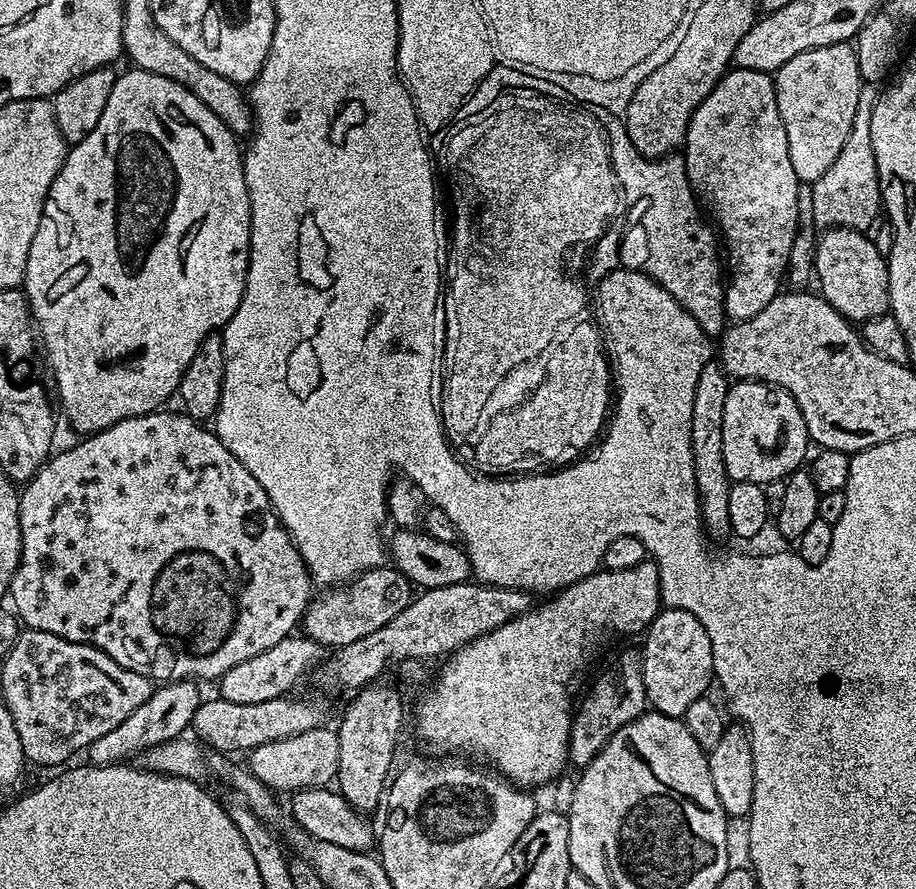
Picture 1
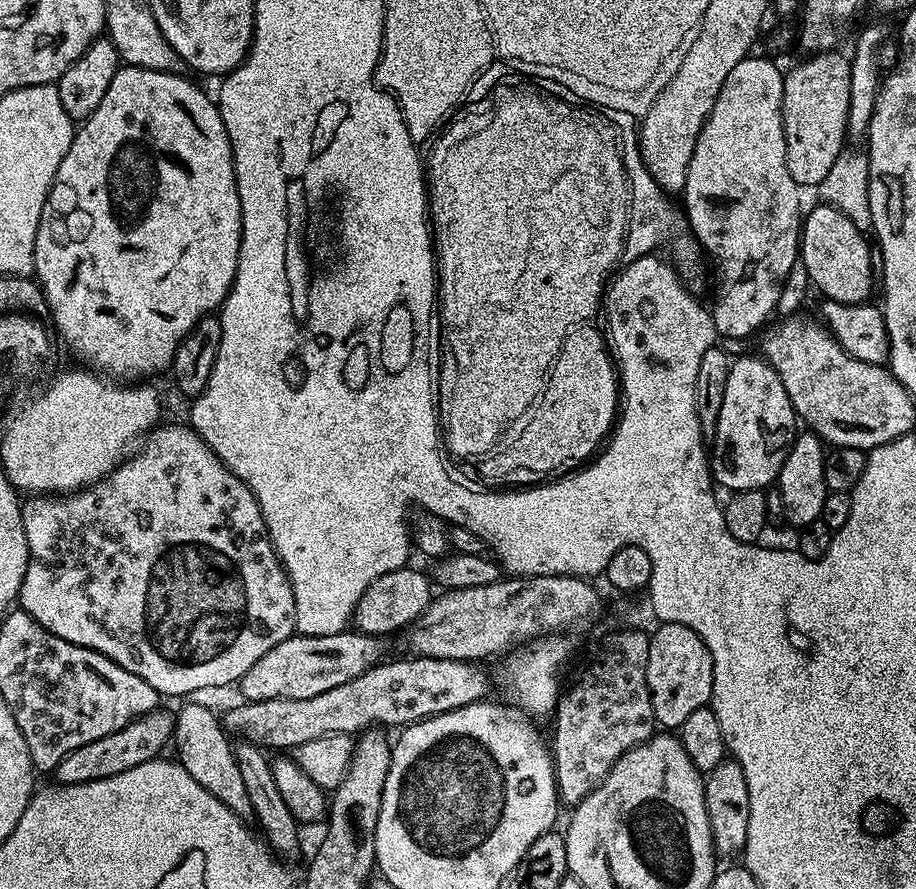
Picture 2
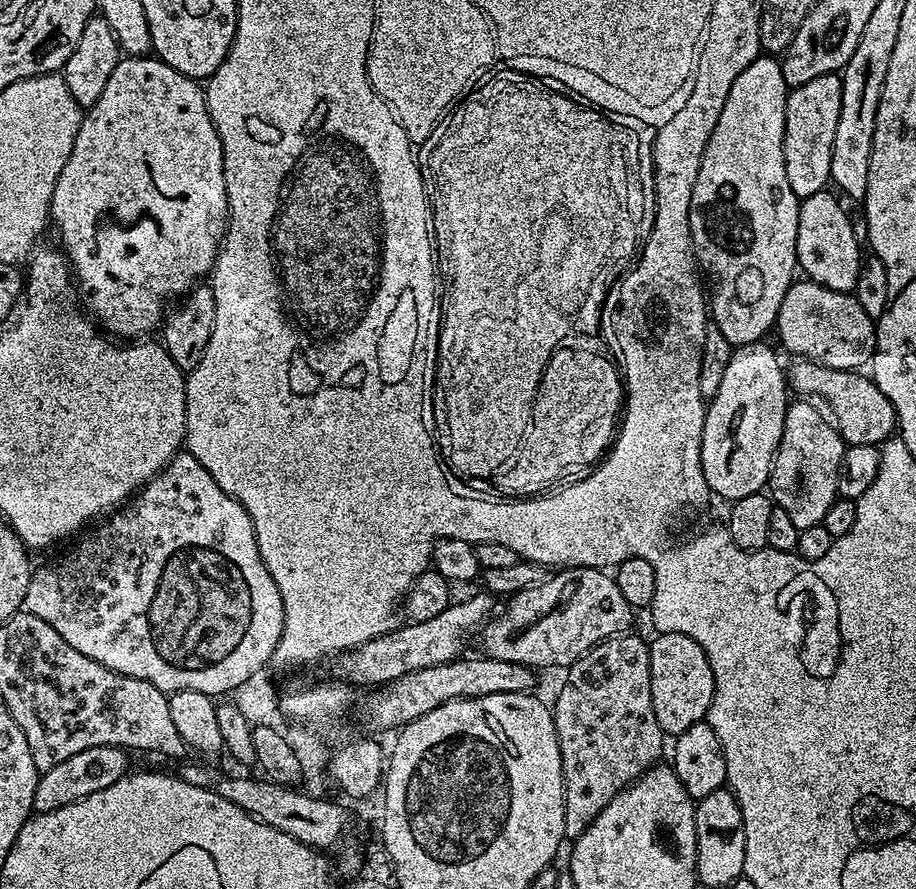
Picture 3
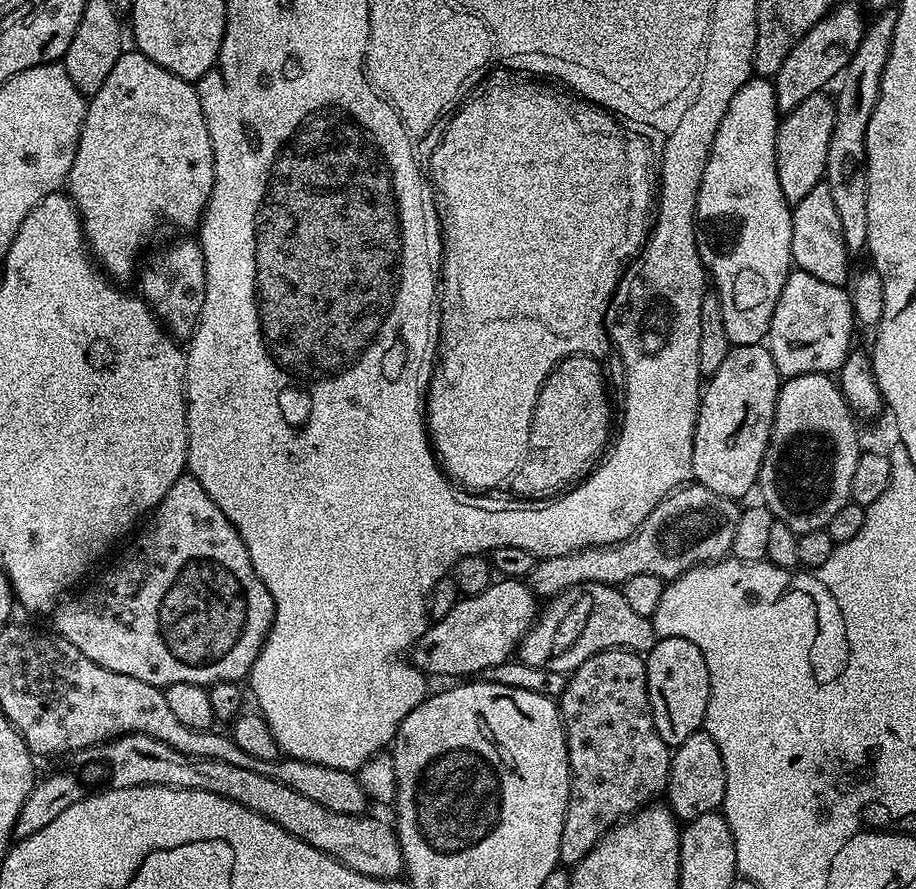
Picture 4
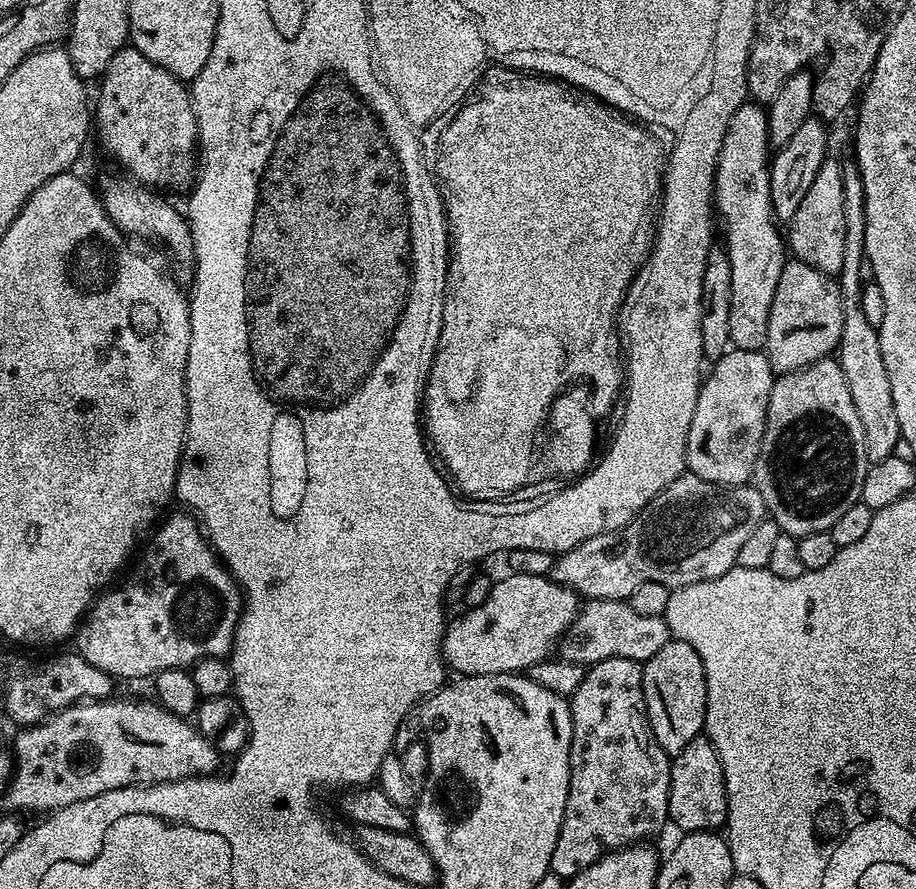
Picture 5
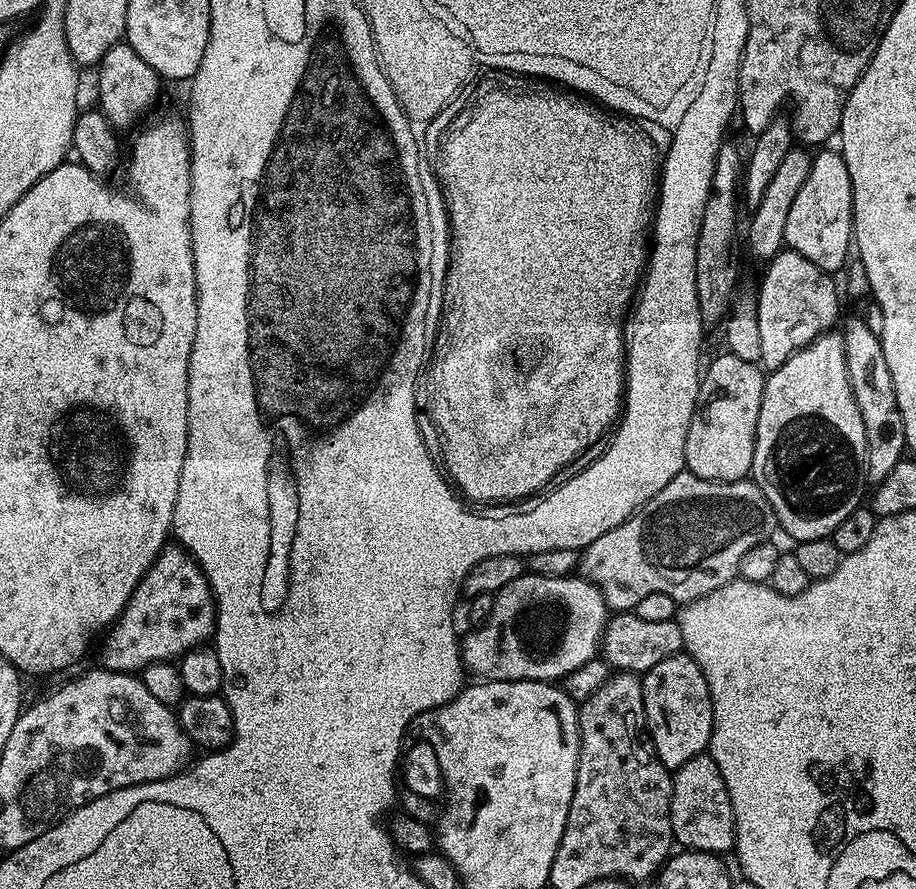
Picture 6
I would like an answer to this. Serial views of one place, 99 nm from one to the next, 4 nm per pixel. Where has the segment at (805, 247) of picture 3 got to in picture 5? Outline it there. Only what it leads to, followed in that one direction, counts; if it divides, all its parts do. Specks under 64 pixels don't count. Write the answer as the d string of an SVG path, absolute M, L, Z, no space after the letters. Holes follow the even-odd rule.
M829 158L822 162L814 183L810 185L810 190L806 190L806 198L802 198L797 212L792 215L792 229L786 232L786 240L795 259L829 274L837 274L842 270L842 248L846 233L846 218L842 210L842 176L839 161L834 160Z

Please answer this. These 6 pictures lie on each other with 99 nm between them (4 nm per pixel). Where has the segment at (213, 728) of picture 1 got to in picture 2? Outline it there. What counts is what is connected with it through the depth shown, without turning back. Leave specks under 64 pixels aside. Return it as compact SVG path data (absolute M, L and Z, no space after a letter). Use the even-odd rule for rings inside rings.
M412 656L408 660L392 660L381 662L376 667L363 672L350 682L342 682L342 686L334 686L334 690L326 690L326 694L314 694L314 698L294 698L293 700L253 700L240 702L237 708L223 713L222 723L233 737L243 738L258 744L265 750L294 750L302 746L302 742L314 742L314 738L322 738L336 733L359 734L373 726L384 724L400 724L407 726L424 720L427 716L437 716L450 710L458 710L462 706L476 704L489 695L494 680L488 677L487 667L470 660L451 660L450 658L426 658Z

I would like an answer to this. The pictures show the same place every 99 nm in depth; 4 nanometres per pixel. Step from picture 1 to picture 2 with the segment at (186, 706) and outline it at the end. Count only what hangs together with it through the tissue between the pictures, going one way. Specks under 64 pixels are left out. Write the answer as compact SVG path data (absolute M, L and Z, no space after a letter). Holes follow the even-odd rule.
M171 711L148 712L122 730L114 730L114 734L106 734L106 738L98 738L98 742L78 746L78 750L66 754L66 758L62 758L54 769L55 779L62 784L81 784L94 782L98 778L110 778L110 774L122 774L122 770L130 770L134 766L142 766L142 762L157 759L167 744L169 747L173 736L174 716Z

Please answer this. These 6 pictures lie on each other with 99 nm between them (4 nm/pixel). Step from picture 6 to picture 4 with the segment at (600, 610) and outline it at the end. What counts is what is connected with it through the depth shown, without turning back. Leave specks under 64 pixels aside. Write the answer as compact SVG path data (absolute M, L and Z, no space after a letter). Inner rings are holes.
M497 579L489 588L482 590L482 594L458 599L448 614L429 623L428 629L410 649L411 663L429 677L475 677L488 668L513 659L537 615L538 597L528 589L524 580Z

